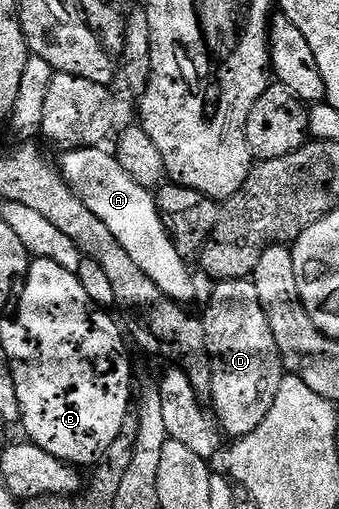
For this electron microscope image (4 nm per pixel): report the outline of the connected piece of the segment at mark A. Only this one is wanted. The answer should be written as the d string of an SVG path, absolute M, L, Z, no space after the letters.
M97 146L63 151L60 154L60 159L57 159L57 166L63 173L63 180L71 186L78 199L85 201L85 205L89 205L90 211L102 223L109 225L109 233L113 233L113 237L117 237L117 241L121 241L121 249L125 249L125 253L129 253L129 257L133 257L133 261L137 261L137 266L144 273L149 273L149 277L168 297L184 305L190 304L190 299L195 295L195 283L191 280L190 269L187 268L190 266L188 260L183 259L181 253L177 253L177 249L173 245L159 216L154 194L148 188L137 185L137 181L133 181L133 177L119 164L119 160L110 150L103 150L102 146Z

